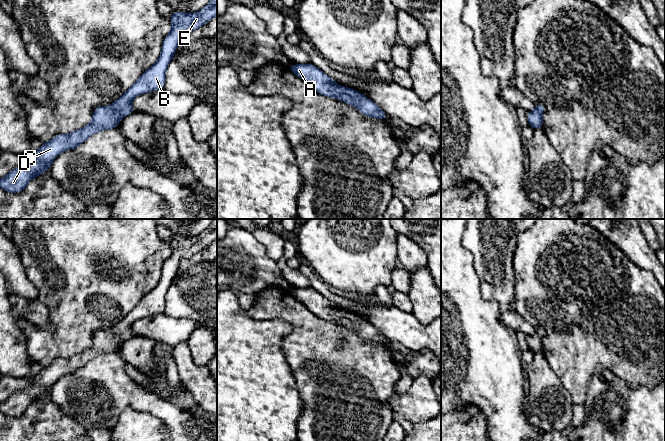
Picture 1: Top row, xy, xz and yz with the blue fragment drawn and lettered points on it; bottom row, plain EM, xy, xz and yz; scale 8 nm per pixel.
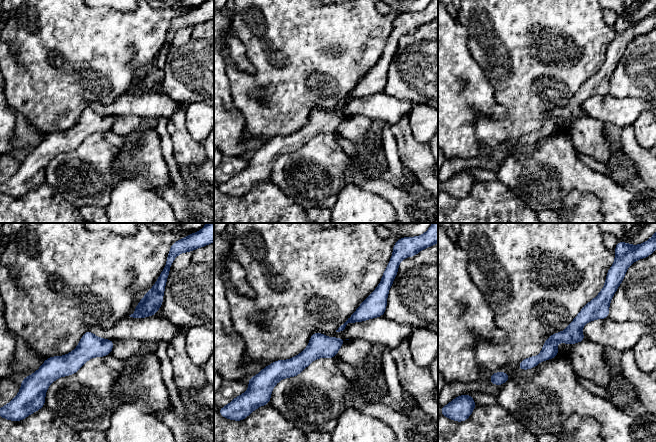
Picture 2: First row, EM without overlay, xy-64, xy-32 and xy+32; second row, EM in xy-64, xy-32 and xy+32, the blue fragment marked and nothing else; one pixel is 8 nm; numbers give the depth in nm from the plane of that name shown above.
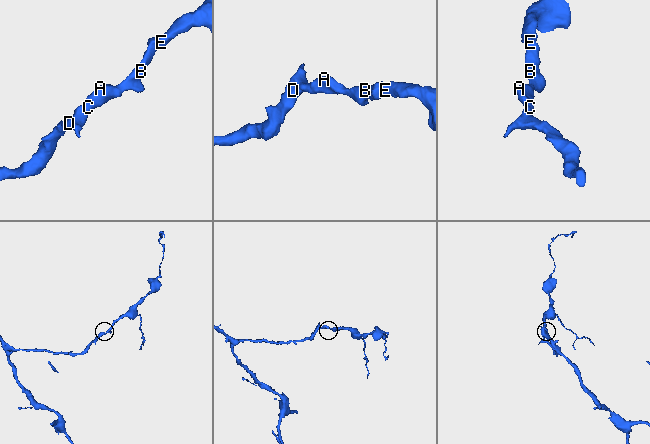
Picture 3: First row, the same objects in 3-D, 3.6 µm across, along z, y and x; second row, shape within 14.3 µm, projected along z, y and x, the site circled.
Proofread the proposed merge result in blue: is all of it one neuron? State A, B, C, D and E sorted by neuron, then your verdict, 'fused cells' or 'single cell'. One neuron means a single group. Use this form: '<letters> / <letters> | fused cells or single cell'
A B C D E | single cell

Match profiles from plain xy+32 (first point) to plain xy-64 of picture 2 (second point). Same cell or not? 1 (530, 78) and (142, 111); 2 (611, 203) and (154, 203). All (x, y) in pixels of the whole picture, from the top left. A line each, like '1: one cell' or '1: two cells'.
1: two cells
2: two cells

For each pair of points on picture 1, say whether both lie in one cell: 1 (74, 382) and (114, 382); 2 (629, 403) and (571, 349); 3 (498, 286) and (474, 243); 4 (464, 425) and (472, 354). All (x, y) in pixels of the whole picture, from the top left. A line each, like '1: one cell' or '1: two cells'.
1: one cell
2: two cells
3: one cell
4: two cells

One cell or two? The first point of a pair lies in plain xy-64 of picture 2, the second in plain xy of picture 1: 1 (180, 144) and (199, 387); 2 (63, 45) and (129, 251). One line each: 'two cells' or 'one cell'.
1: one cell
2: one cell

